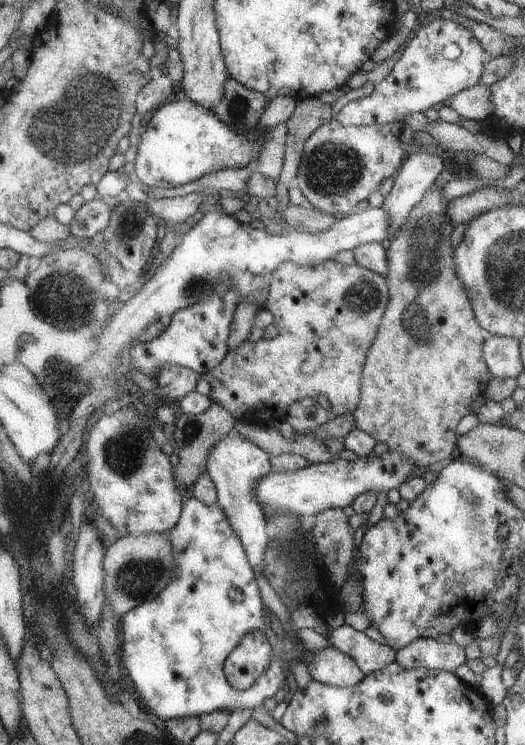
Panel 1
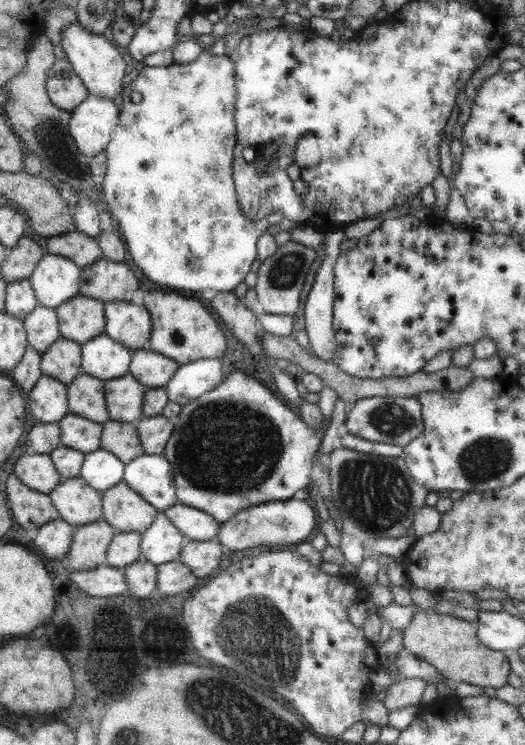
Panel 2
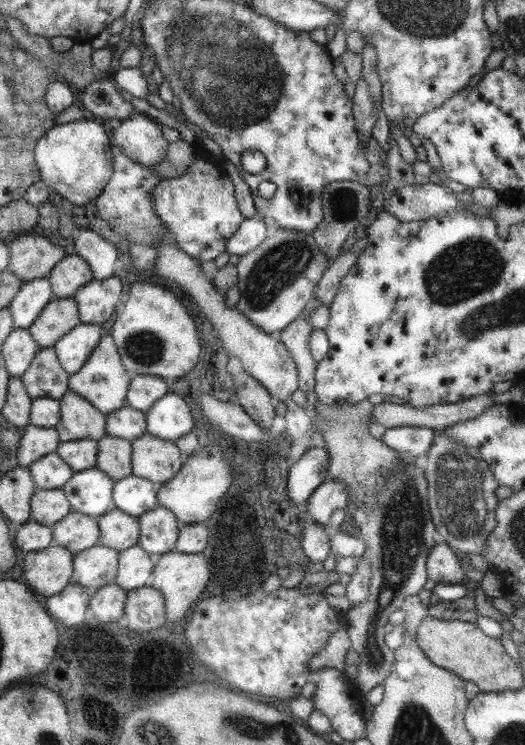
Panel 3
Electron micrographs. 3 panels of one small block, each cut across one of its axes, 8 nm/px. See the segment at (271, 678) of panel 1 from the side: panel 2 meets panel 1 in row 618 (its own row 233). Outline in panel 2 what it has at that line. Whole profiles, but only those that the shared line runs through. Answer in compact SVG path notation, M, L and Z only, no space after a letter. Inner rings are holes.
M201 51L196 60L190 64L177 65L171 63L169 66L157 68L143 67L135 80L124 84L121 88L122 104L118 111L118 123L113 128L110 140L105 146L106 171L99 184L102 192L102 201L106 204L106 210L110 216L115 218L126 252L129 253L147 279L159 286L169 288L183 288L183 290L203 290L203 292L232 292L239 283L243 282L245 274L251 268L251 262L256 258L256 242L259 235L273 224L273 216L264 216L257 222L247 220L237 206L234 184L232 181L232 154L235 148L234 129L234 102L236 101L235 80L233 80L233 62L224 55L214 55L207 51Z

